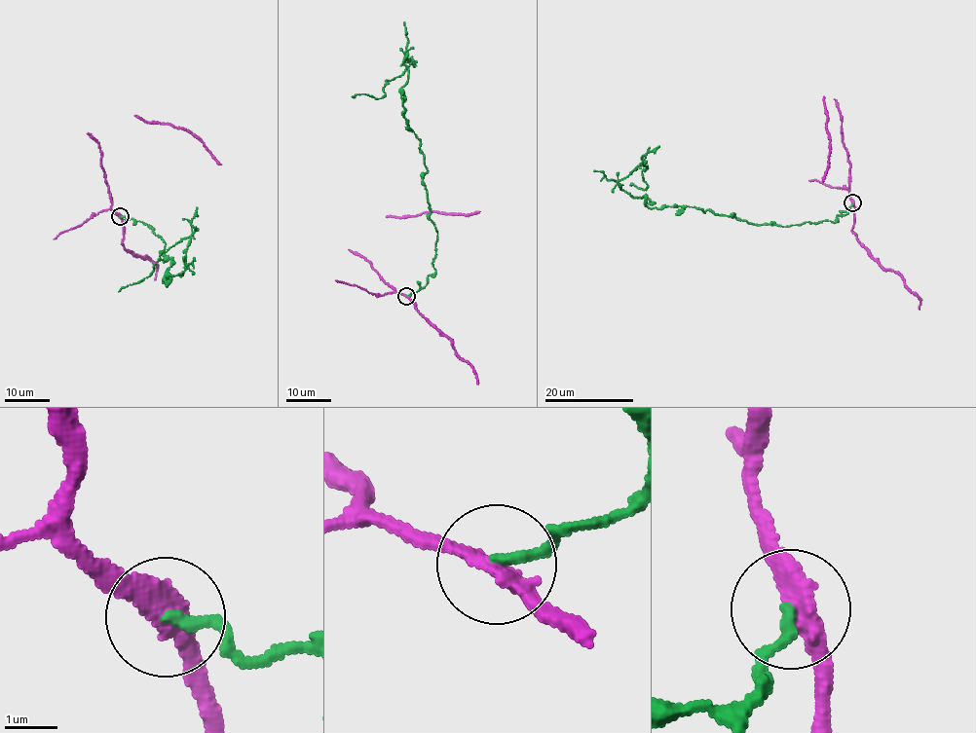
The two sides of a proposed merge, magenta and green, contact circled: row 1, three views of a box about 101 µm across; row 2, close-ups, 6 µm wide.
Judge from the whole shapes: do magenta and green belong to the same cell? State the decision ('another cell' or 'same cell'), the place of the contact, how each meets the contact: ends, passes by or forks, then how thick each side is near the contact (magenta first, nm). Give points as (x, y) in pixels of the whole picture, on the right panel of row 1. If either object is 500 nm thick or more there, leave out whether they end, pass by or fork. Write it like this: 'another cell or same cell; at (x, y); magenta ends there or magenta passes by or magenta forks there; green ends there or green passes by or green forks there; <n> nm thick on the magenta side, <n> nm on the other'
another cell; at (852, 202); magenta passes by; green ends there; 360 nm thick on the magenta side, 200 nm on the other

